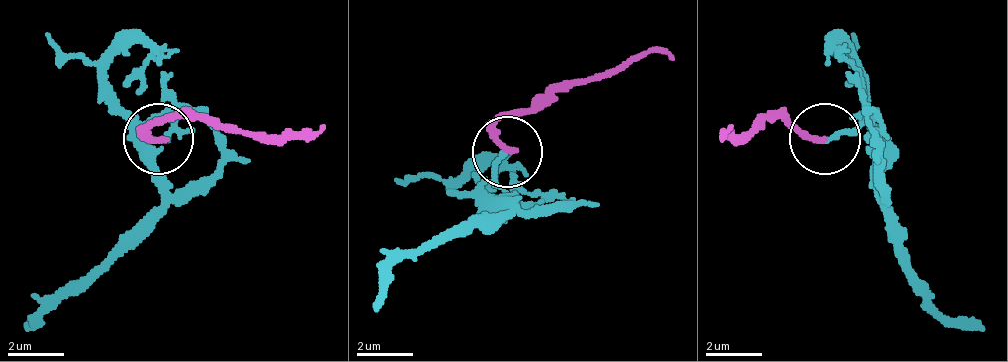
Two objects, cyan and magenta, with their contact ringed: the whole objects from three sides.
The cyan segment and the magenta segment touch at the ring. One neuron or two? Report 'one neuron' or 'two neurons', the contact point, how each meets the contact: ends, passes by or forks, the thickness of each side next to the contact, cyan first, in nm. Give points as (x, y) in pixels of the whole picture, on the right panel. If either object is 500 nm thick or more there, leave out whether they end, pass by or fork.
two neurons | (824, 139) | cyan ends | magenta ends | 190/240 nm

